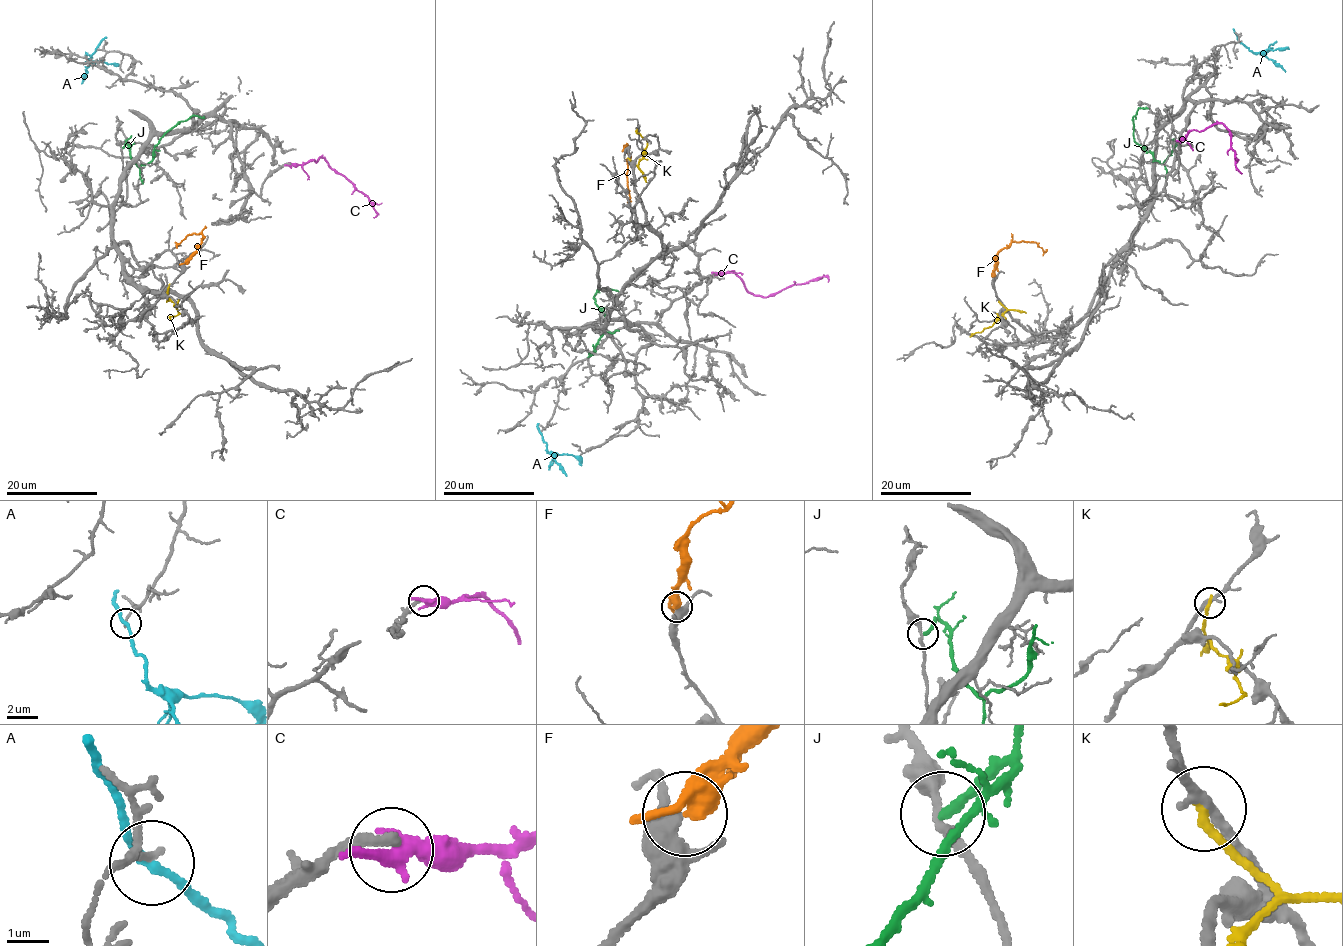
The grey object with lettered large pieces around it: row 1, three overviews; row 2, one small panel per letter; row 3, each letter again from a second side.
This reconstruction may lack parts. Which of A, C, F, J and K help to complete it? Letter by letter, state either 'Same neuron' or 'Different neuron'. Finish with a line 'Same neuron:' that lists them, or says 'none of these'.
A: Different neuron
C: Different neuron
F: Different neuron
J: Different neuron
K: Different neuron
Same neuron: none of these

